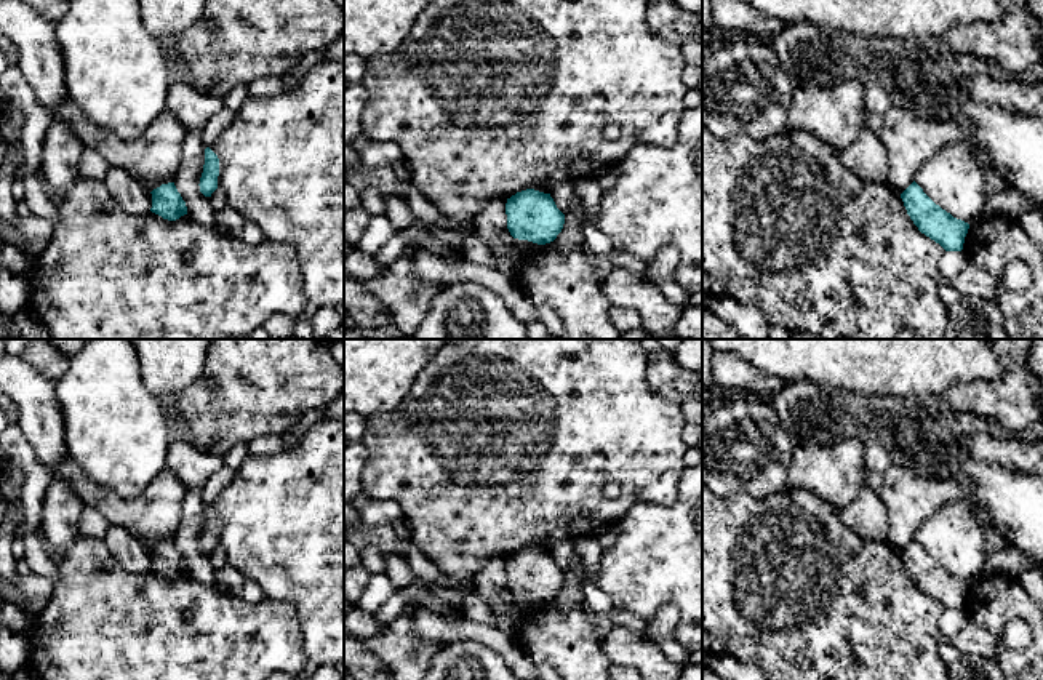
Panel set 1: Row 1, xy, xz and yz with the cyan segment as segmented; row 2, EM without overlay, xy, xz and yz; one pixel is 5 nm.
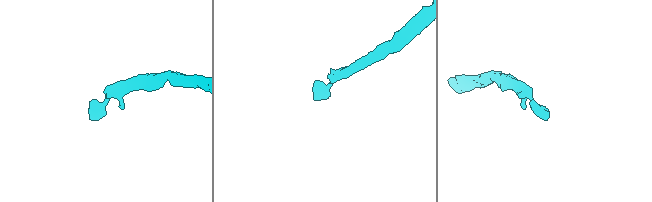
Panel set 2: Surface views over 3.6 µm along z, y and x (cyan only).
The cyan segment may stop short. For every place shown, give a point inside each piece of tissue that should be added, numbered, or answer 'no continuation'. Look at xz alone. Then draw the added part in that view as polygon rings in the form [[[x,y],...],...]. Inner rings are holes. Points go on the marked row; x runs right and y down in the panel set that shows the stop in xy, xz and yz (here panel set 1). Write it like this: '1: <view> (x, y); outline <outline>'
no continuation

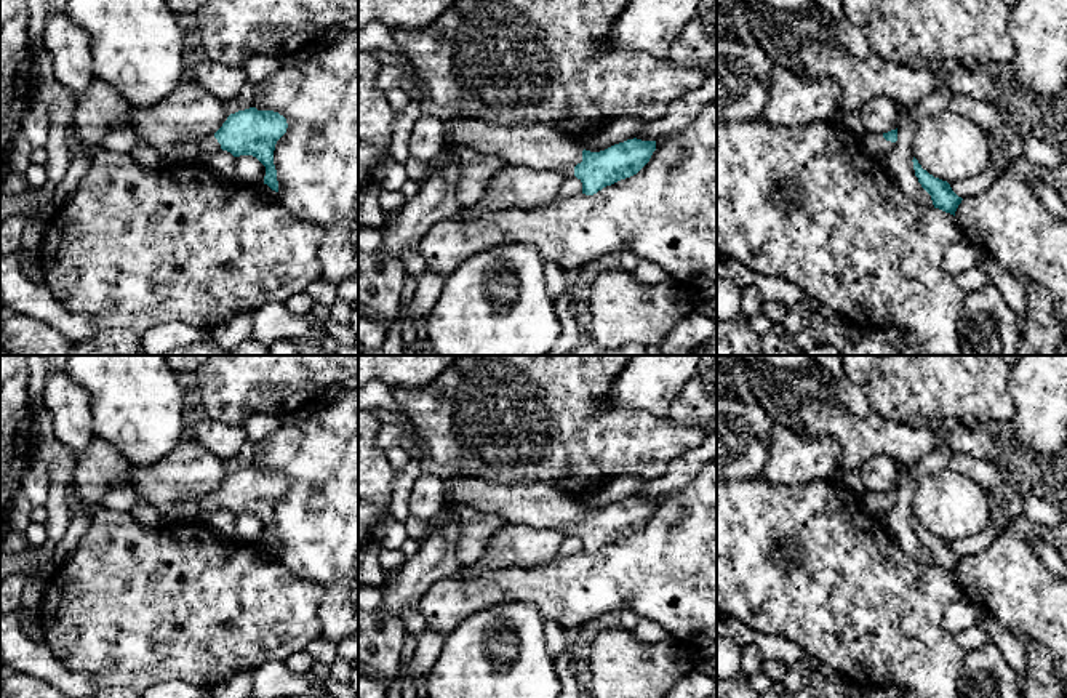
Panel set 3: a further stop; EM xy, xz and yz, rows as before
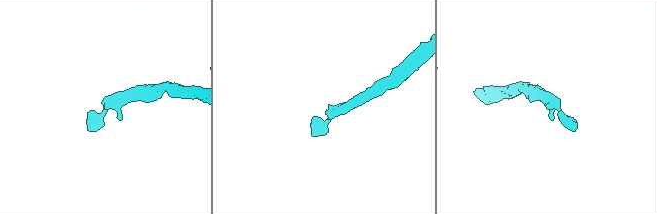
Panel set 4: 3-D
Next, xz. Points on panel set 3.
1: xz (538, 146); outline [[[454,118],[451,122],[451,147],[469,147],[474,152],[496,155],[506,165],[531,170],[557,170],[574,176],[574,166],[582,162],[582,142],[561,134],[544,123],[498,125],[483,120]]]

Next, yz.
1: yz (875, 146); outline [[[865,133],[861,138],[862,149],[867,155],[881,160],[886,157],[896,142],[886,141],[883,134],[875,134],[875,133]]]

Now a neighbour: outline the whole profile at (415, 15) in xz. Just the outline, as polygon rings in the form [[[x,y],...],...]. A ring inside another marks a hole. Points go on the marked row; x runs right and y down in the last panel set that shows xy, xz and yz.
[[[358,0],[358,30],[379,21],[389,29],[419,30],[458,0]]]

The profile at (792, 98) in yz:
[[[776,64],[768,90],[768,104],[760,120],[773,126],[835,122],[841,112],[840,90],[835,80],[811,80],[790,67]]]

